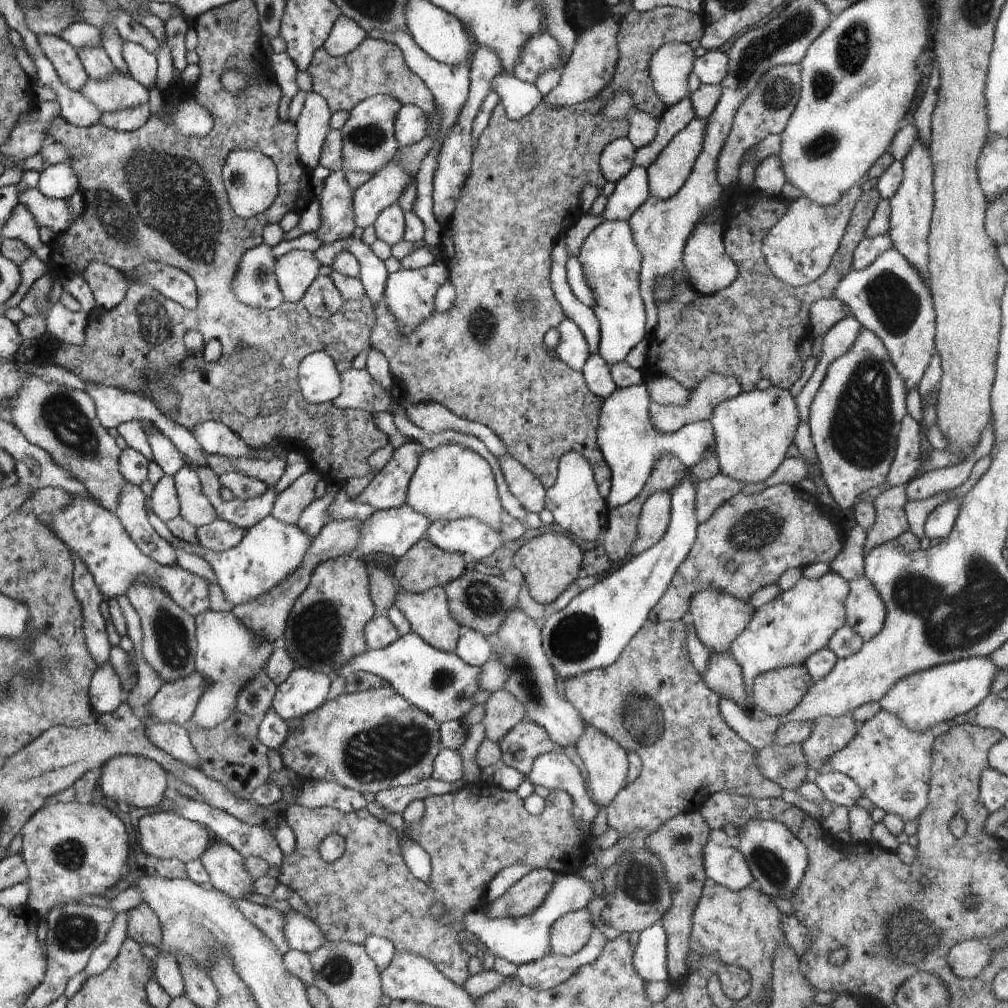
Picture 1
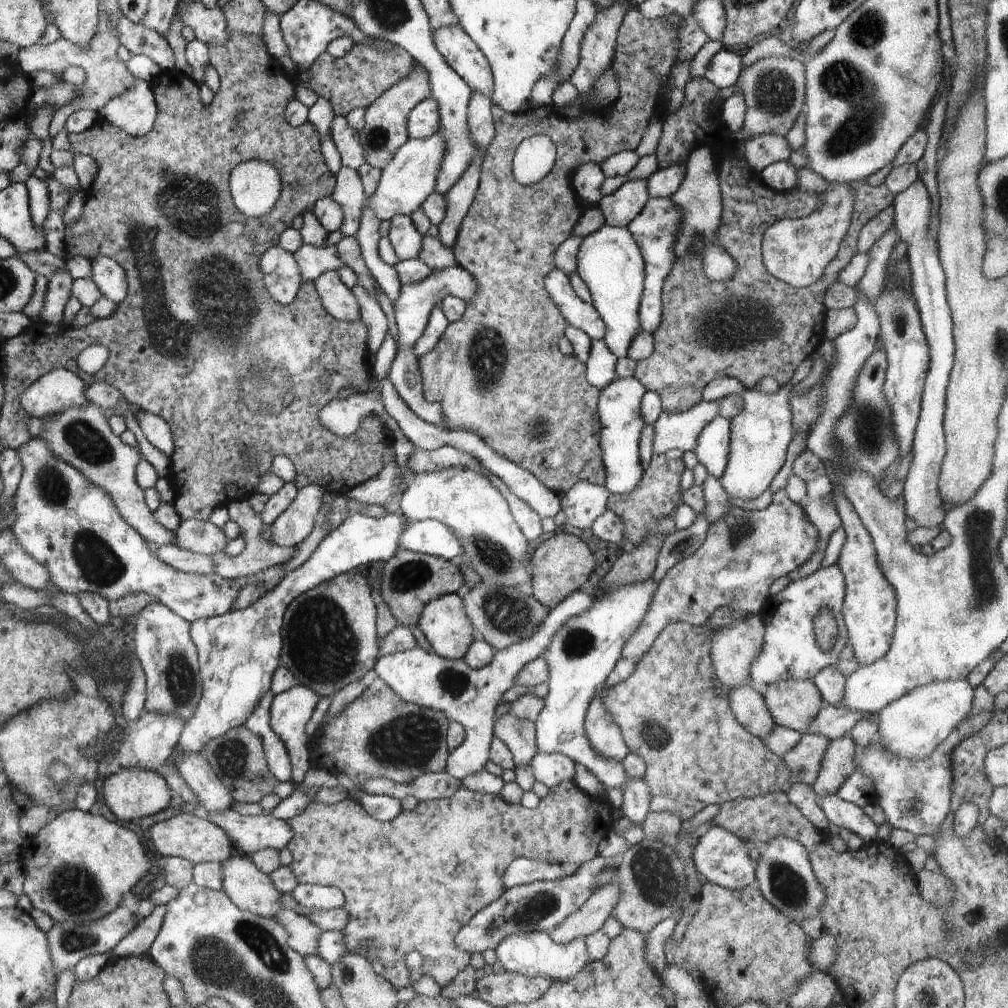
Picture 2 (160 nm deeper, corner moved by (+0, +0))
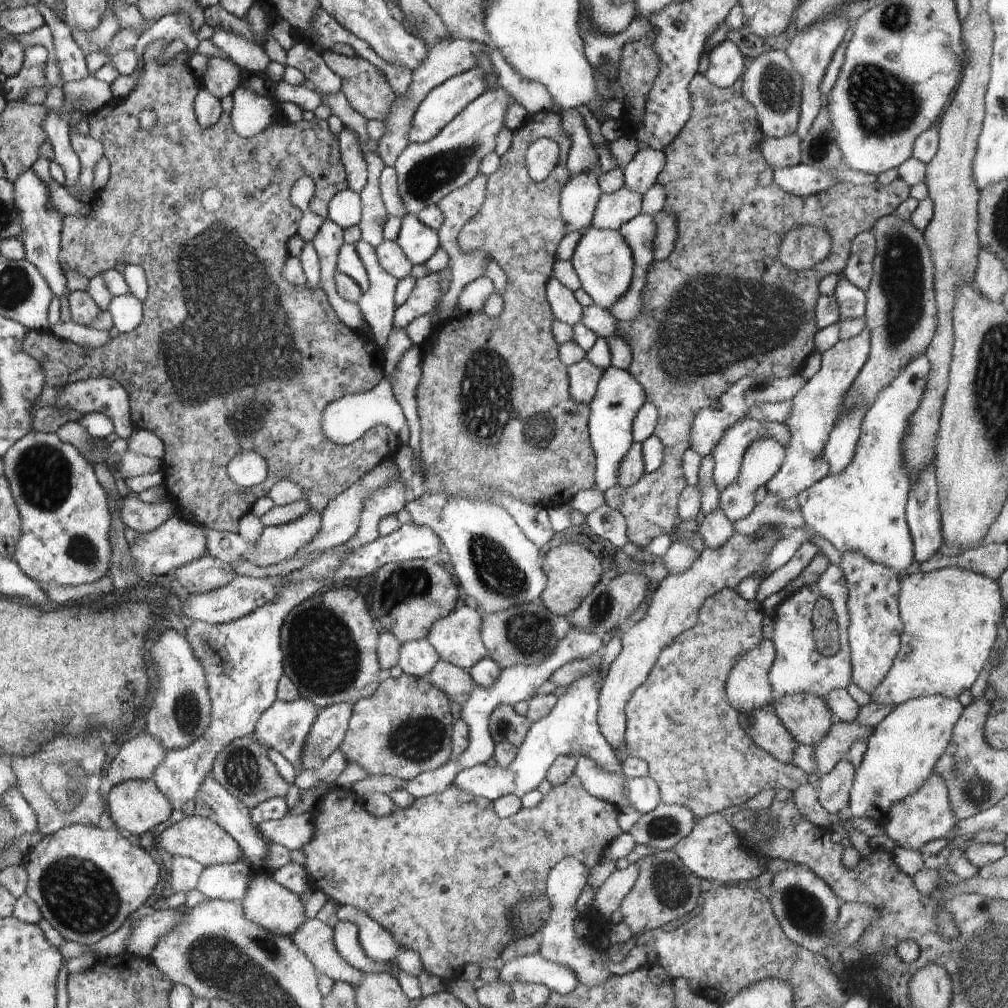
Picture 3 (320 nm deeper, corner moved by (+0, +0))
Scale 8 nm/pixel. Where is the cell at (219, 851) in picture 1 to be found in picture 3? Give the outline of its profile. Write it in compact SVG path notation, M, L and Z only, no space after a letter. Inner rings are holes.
M254 871L252 873L245 897L241 900L240 904L248 920L281 937L291 939L291 936L307 919L304 914L303 902L300 900L300 896L284 888L275 880L272 880L270 873L265 871Z

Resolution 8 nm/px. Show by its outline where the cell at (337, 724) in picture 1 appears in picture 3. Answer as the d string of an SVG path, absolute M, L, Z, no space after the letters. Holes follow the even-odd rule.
M404 674L398 678L383 676L377 692L367 699L357 700L351 709L348 730L338 750L348 757L350 763L364 768L368 775L392 775L411 781L419 774L440 768L451 760L451 734L455 720L445 694L427 680Z

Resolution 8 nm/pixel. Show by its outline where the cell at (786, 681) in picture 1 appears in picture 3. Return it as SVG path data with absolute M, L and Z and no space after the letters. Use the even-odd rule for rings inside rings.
M811 694L781 696L774 700L771 709L797 743L811 747L826 738L835 722L826 702Z

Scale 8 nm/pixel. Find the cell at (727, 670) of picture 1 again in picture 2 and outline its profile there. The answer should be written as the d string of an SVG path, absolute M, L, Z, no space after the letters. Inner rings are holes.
M750 684L728 691L736 720L752 736L765 740L778 726L772 718L764 697Z

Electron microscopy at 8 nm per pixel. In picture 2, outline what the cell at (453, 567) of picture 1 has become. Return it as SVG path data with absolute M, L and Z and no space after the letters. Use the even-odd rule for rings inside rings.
M402 549L386 561L382 573L381 595L397 624L411 627L418 624L421 610L431 600L456 593L463 583L459 567L452 562Z

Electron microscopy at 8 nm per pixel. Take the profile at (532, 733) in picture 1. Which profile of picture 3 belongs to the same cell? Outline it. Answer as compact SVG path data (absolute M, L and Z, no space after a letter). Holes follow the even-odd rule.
M498 705L489 716L488 730L495 744L509 742L518 748L531 722L514 711L512 705Z

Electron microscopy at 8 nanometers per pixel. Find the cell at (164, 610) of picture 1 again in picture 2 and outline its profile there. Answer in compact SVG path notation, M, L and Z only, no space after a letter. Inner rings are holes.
M153 600L137 615L134 627L130 627L128 623L124 625L124 632L131 631L133 635L136 658L145 672L145 712L173 715L186 724L194 716L203 695L197 648L189 633L191 623L172 612L166 605Z

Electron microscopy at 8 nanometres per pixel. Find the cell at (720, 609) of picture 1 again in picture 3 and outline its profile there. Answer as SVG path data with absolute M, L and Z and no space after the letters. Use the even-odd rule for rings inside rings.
M763 639L742 655L730 671L726 681L726 694L730 704L740 714L762 708L771 709L774 698L768 673L774 660L774 643Z

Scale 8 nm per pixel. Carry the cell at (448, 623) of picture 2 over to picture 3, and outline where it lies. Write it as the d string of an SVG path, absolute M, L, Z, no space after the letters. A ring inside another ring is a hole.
M466 605L435 621L427 639L440 659L465 671L488 656L481 639L481 614Z

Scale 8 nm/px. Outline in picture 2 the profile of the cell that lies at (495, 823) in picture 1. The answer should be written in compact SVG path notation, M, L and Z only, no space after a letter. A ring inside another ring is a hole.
M573 780L564 781L555 787L549 788L548 794L540 799L538 806L533 809L527 809L521 804L504 804L498 795L490 796L482 793L472 792L468 789L460 788L447 799L427 800L426 802L418 802L414 810L408 811L406 809L396 812L394 818L386 821L380 818L370 816L358 800L351 796L335 804L321 803L316 801L309 804L303 813L300 813L294 818L285 820L286 824L293 830L292 840L287 844L288 850L292 852L293 861L289 867L294 871L299 884L305 885L322 885L327 887L336 887L342 891L345 896L344 908L349 912L348 924L343 928L344 940L349 952L355 952L360 942L363 940L372 941L372 956L368 959L371 962L372 968L383 976L388 982L397 989L401 990L405 986L410 985L408 969L406 962L408 956L412 952L419 952L423 956L423 975L430 975L436 982L444 988L456 976L458 972L464 970L470 962L470 953L460 950L456 946L456 935L466 926L470 919L484 910L489 904L498 900L506 892L507 886L502 882L502 876L506 872L506 868L512 864L512 860L522 858L535 860L539 862L561 863L570 861L576 864L584 864L590 862L596 855L598 855L598 847L600 841L607 836L612 828L614 822L614 810L608 803L600 797L590 796L586 794Z

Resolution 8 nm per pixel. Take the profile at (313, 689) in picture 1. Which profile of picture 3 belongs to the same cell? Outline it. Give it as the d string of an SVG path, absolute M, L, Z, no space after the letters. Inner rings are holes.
M300 697L294 702L285 703L276 699L276 702L260 715L251 738L263 747L275 750L278 754L284 756L300 773L303 768L301 761L302 748L304 748L307 734L310 732L316 716L318 716L318 710L311 700Z

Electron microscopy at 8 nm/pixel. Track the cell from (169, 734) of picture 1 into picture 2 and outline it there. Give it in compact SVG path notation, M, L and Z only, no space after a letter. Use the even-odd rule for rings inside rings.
M174 750L172 755L175 756L175 766L179 774L206 812L217 815L232 810L232 802L235 800L201 753L180 753Z

